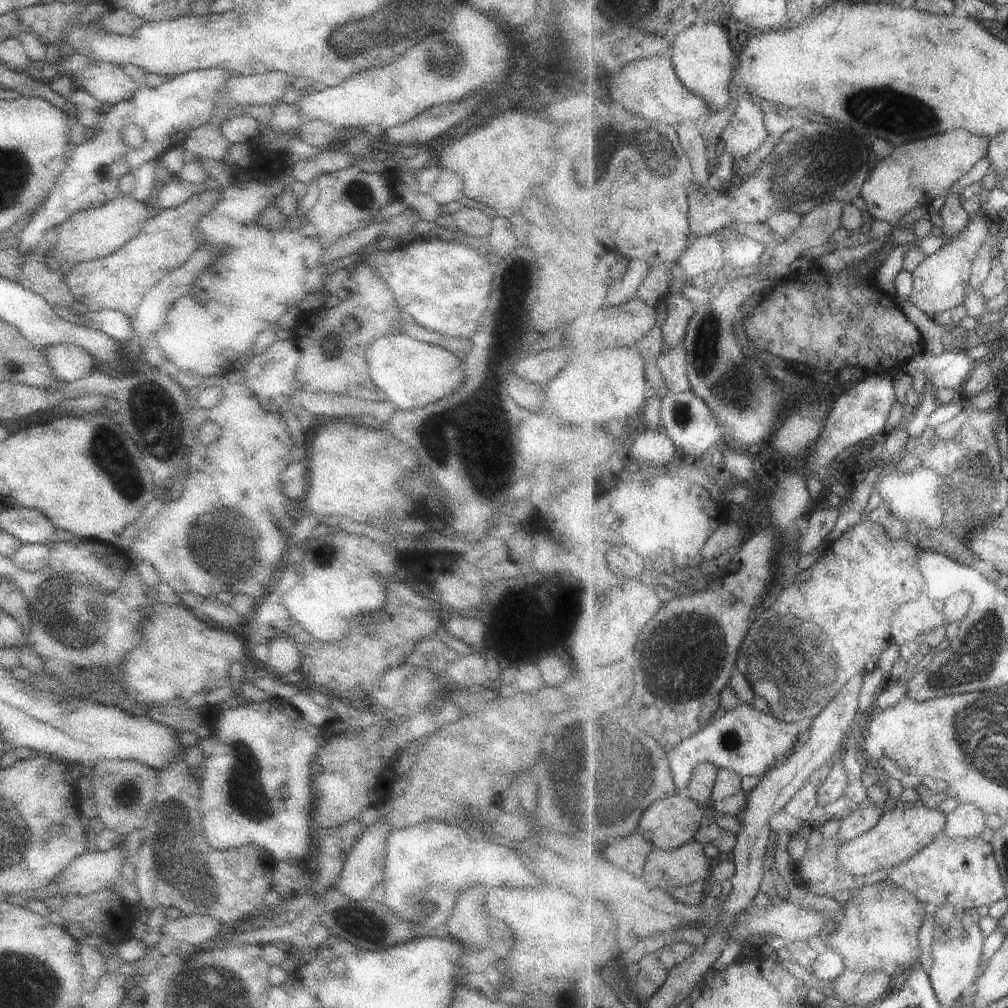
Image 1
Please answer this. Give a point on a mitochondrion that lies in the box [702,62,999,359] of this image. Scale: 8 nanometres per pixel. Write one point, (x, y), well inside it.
(876, 105)

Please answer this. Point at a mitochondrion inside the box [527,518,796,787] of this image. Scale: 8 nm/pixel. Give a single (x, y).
(681, 663)

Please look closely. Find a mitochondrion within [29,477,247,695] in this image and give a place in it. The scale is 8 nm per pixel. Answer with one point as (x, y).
(75, 605)

